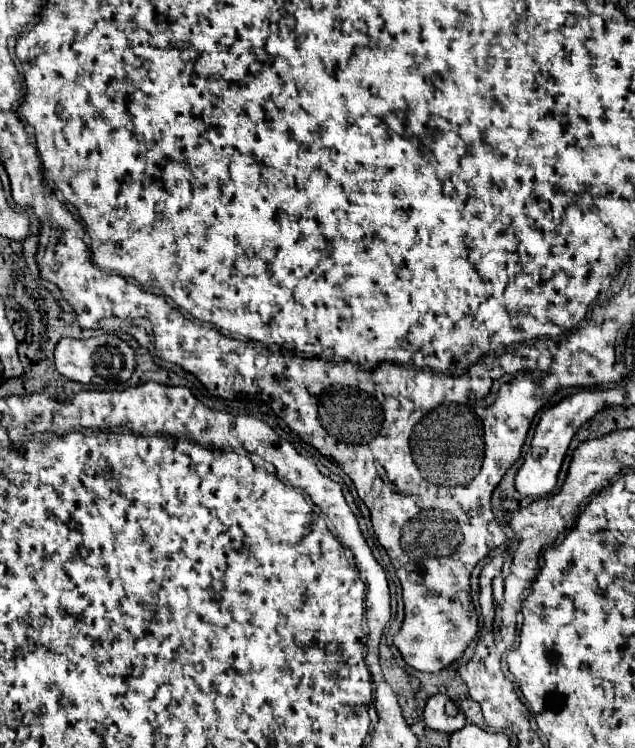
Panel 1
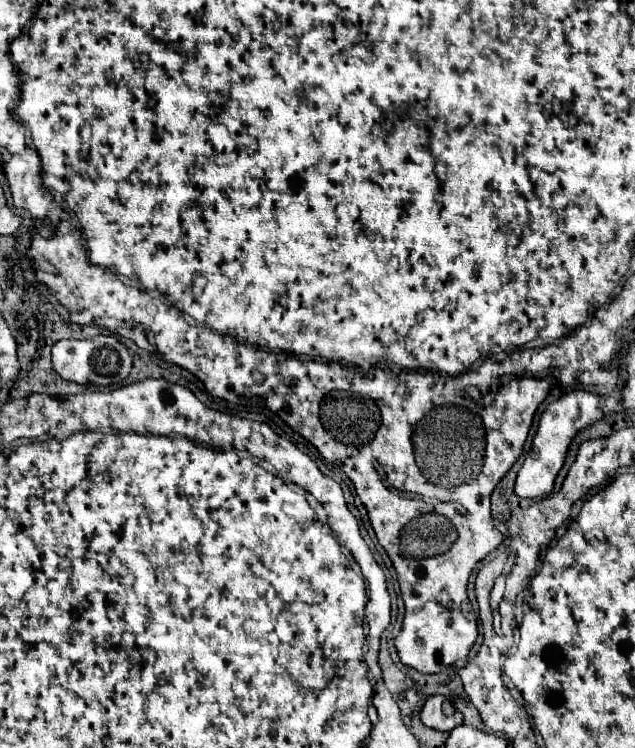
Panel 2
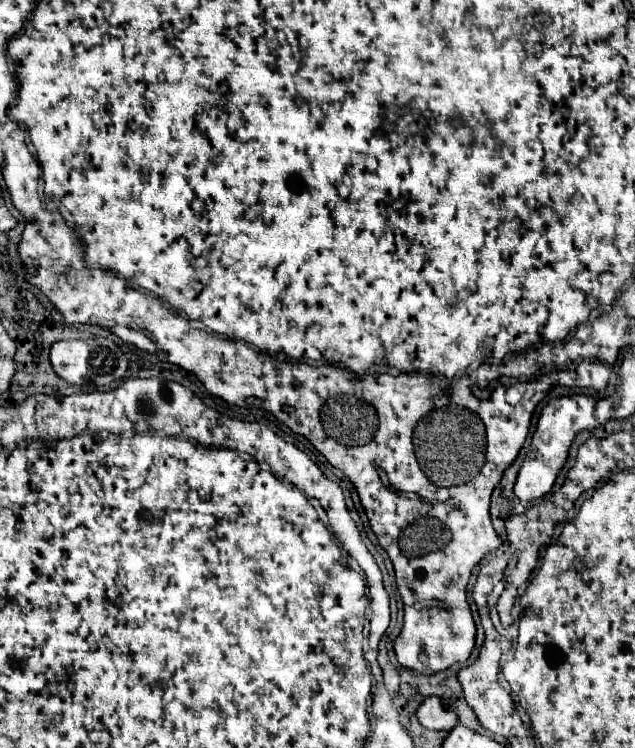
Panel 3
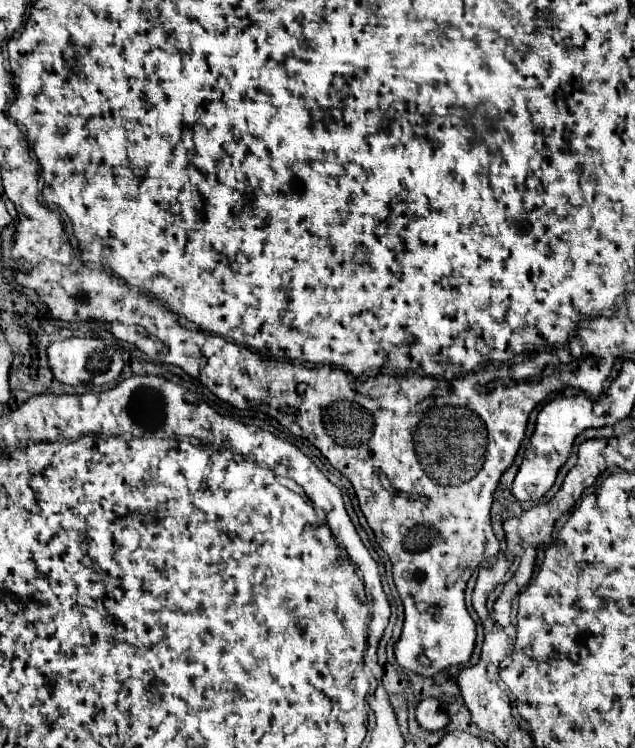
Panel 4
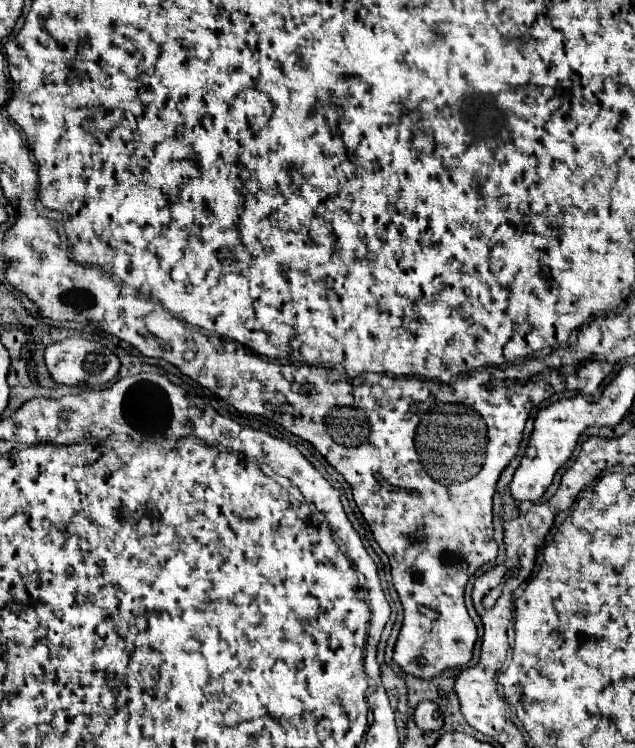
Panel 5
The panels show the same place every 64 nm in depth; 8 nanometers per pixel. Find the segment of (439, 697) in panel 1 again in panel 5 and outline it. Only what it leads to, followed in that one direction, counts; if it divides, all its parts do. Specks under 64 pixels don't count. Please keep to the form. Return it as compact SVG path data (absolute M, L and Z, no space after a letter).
M424 700L416 706L414 710L414 720L418 724L420 730L428 732L428 730L440 730L442 724L444 724L444 716L440 714L436 702L430 702L430 700Z

